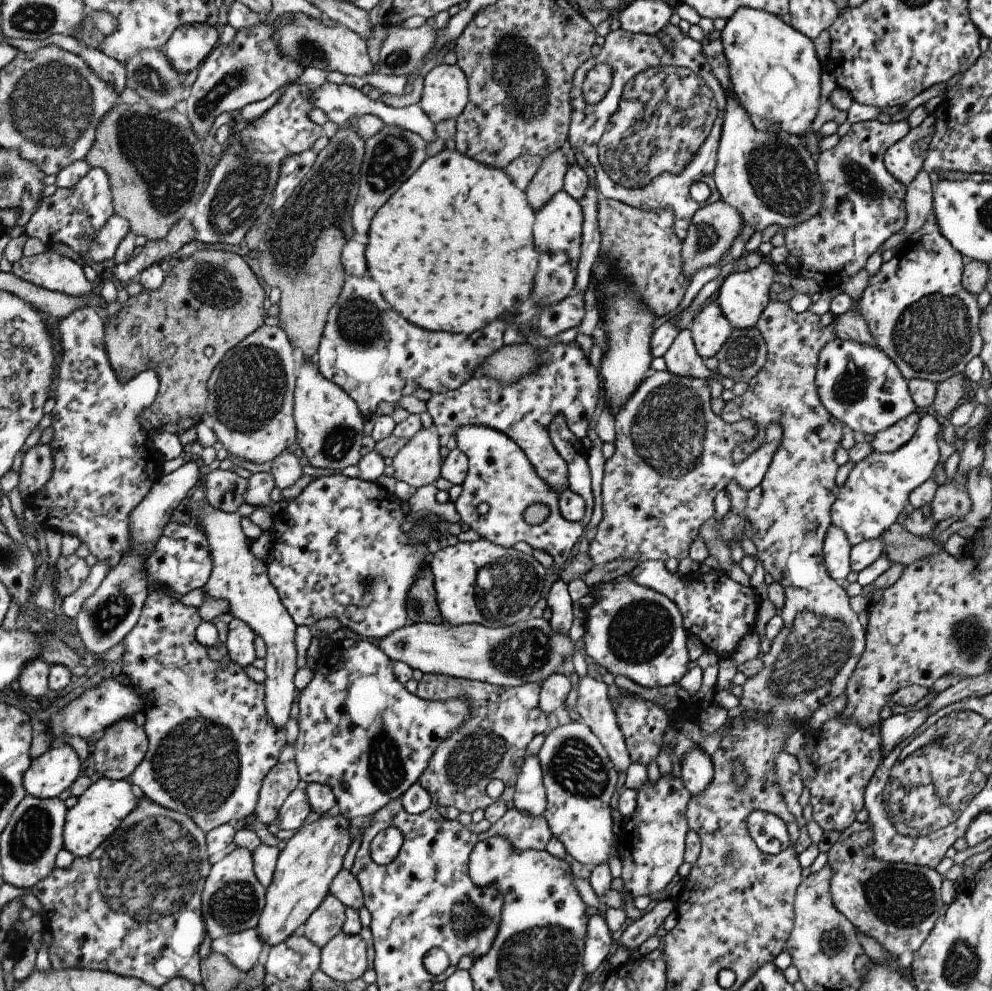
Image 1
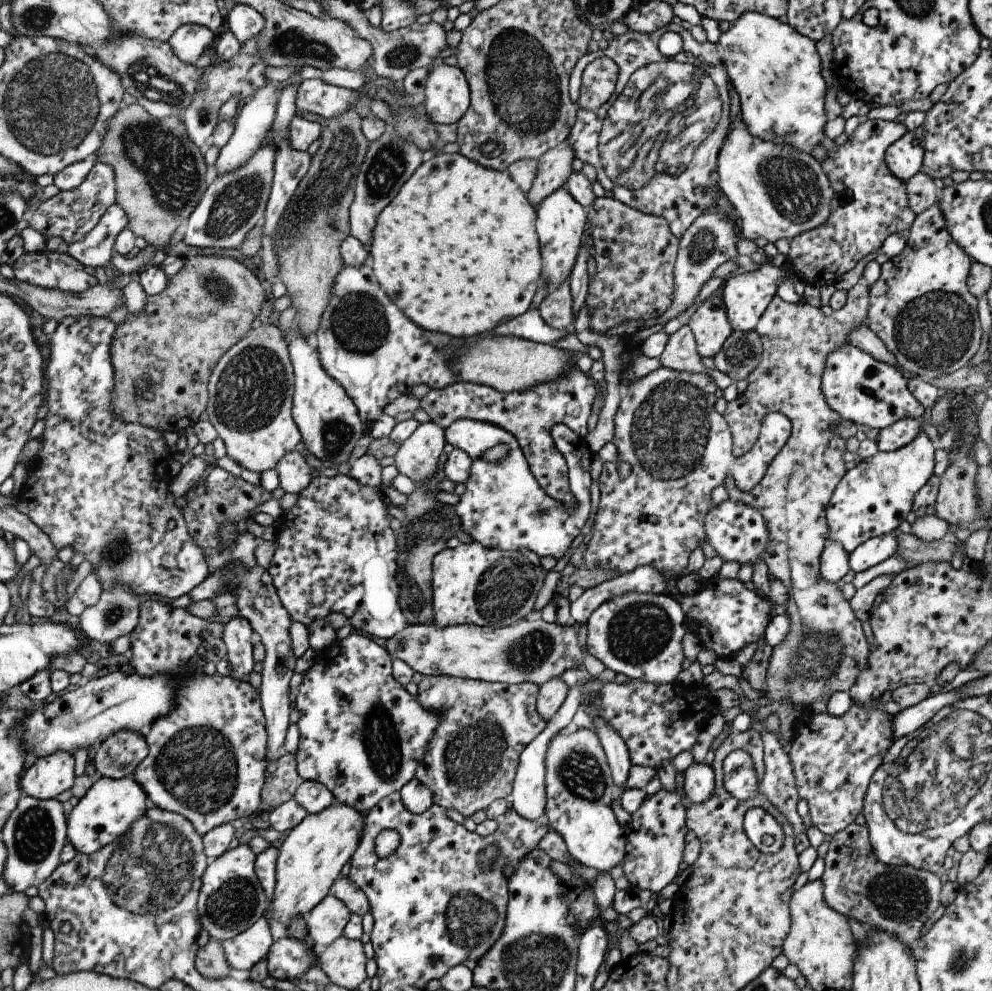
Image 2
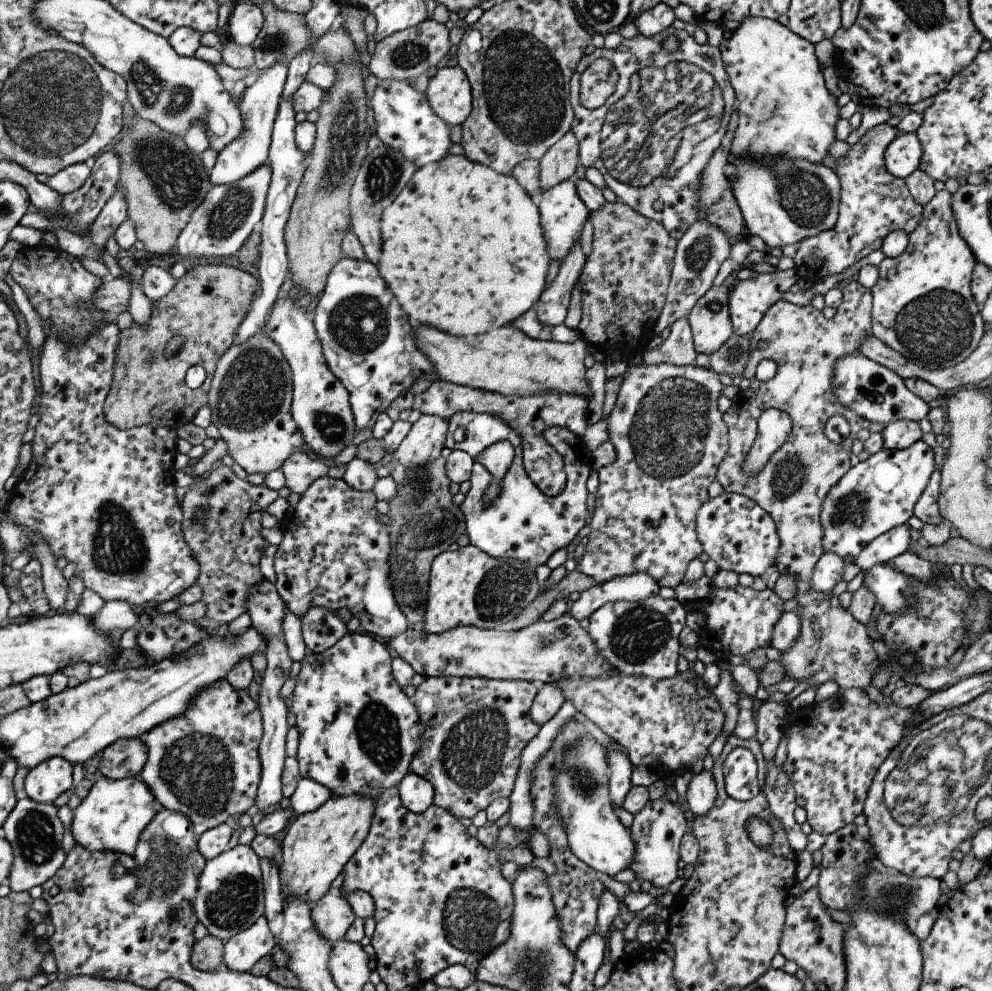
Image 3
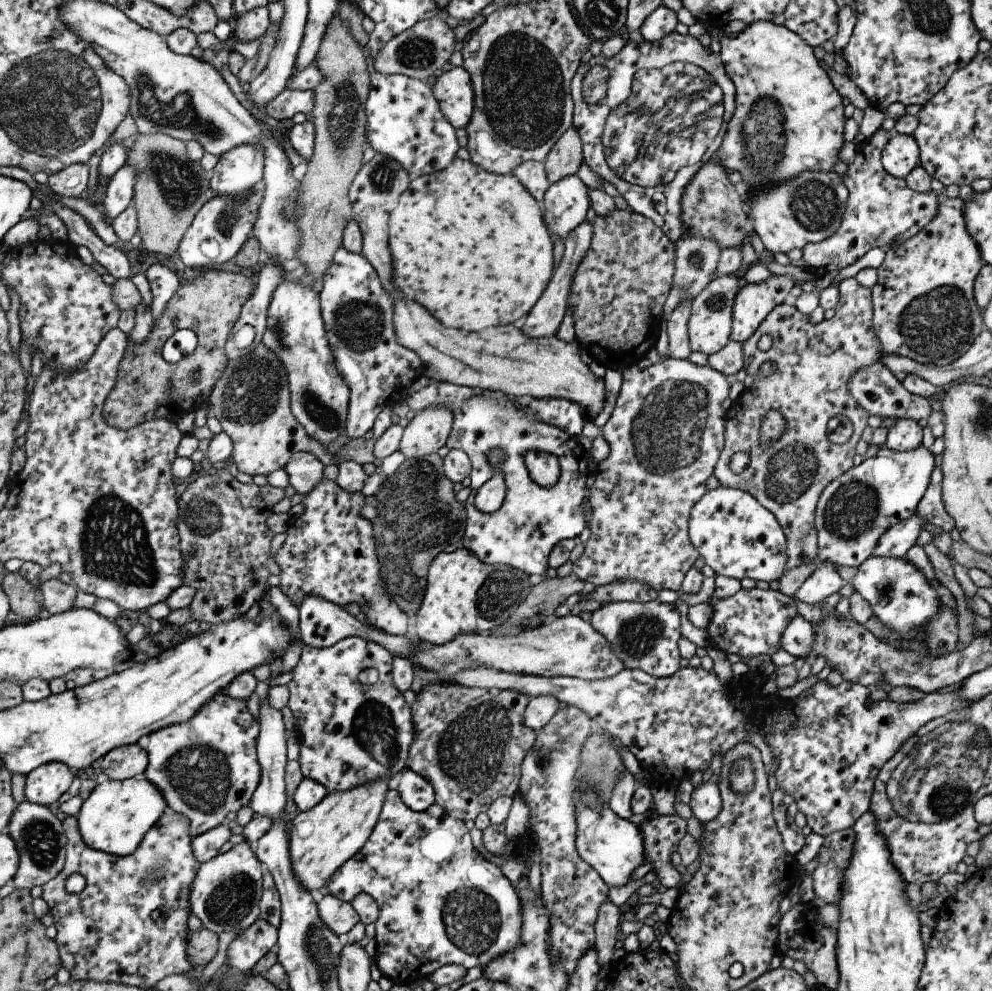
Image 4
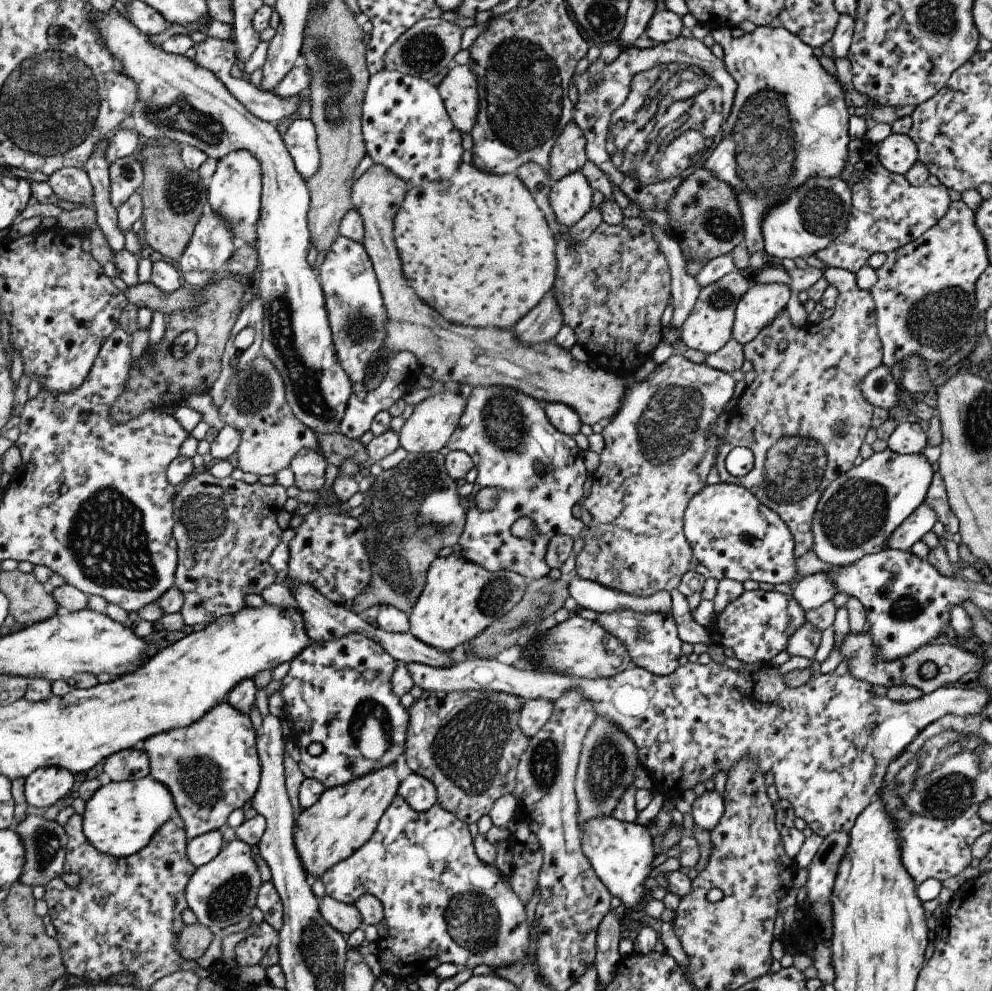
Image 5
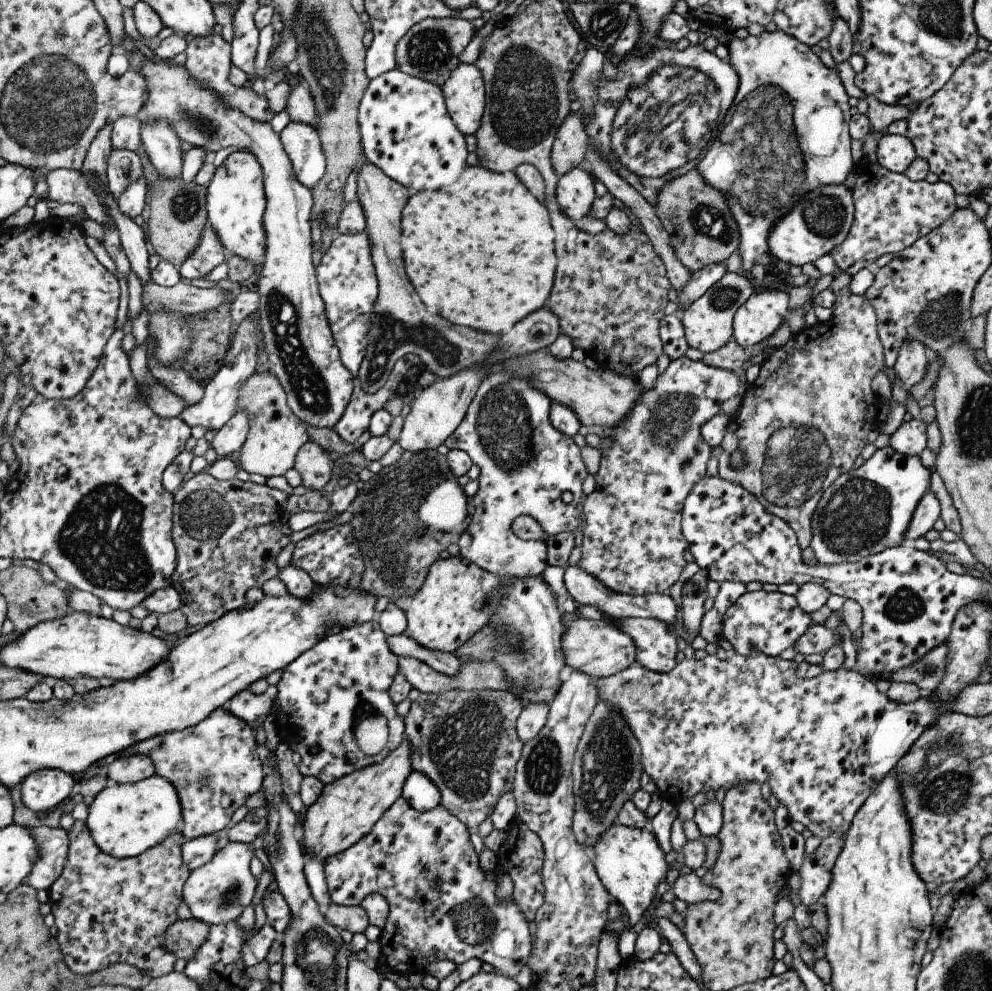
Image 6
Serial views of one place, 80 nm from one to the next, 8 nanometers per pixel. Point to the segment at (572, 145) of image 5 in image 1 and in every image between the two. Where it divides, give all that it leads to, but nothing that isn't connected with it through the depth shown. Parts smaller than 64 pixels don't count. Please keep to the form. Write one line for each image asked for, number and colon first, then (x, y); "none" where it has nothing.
1: (547, 180)
2: (553, 167)
3: (557, 165)
4: (564, 158)

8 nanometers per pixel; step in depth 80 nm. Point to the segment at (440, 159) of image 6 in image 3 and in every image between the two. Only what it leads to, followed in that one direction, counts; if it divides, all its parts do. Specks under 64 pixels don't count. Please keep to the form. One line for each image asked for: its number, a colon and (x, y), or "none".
3: (403, 120)
4: (404, 123)
5: (404, 125)

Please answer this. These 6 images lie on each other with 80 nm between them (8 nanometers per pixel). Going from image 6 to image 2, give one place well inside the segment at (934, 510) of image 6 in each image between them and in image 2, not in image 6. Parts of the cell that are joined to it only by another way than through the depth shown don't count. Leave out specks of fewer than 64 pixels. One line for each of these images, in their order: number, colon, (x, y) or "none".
2: (865, 555)
3: (882, 548)
4: (897, 539)
5: (921, 520)

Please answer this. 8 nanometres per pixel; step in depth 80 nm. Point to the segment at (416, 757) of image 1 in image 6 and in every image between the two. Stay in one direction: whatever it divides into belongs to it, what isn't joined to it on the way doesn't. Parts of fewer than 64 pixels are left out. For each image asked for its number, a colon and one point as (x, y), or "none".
2: (360, 734)
3: (357, 731)
4: (335, 715)
5: (324, 696)
6: (322, 695)

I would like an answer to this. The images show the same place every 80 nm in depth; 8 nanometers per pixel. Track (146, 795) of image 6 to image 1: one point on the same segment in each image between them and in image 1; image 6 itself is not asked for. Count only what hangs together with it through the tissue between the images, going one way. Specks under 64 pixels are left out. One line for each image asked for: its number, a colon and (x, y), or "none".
1: (98, 810)
2: (105, 810)
3: (111, 816)
4: (113, 818)
5: (119, 819)

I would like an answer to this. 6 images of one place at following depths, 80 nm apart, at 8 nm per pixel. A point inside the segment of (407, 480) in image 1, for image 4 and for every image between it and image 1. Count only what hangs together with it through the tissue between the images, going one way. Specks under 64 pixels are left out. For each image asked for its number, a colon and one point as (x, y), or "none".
2: (417, 456)
3: (425, 439)
4: (427, 431)

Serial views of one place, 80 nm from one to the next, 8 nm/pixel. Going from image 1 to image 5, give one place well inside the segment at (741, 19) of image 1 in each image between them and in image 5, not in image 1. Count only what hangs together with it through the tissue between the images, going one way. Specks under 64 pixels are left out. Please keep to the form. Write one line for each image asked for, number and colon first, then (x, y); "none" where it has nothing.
2: (774, 70)
3: (784, 109)
4: (787, 118)
5: (784, 103)

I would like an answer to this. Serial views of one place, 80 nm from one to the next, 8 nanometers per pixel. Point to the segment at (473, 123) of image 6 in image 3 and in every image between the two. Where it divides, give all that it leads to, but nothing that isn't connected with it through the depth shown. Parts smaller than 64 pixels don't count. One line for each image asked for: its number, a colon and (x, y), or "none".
3: (448, 91)
4: (451, 89)
5: (457, 89)

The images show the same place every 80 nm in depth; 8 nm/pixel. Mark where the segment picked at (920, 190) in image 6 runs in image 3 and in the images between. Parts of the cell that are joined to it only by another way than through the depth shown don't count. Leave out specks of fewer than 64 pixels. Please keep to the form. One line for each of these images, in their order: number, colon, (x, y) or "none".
3: (871, 202)
4: (879, 209)
5: (886, 212)

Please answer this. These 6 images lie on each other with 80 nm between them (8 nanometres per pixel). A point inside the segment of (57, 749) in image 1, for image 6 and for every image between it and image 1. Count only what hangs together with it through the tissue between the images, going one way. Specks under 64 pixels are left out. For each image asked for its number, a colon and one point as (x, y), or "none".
2: (48, 776)
3: (43, 783)
4: (47, 782)
5: (43, 786)
6: (40, 791)

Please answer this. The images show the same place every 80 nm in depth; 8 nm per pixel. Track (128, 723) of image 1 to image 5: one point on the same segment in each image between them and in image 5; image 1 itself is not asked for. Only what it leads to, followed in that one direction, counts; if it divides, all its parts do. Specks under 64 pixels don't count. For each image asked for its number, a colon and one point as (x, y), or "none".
2: (118, 754)
3: (123, 758)
4: (123, 762)
5: (125, 765)

